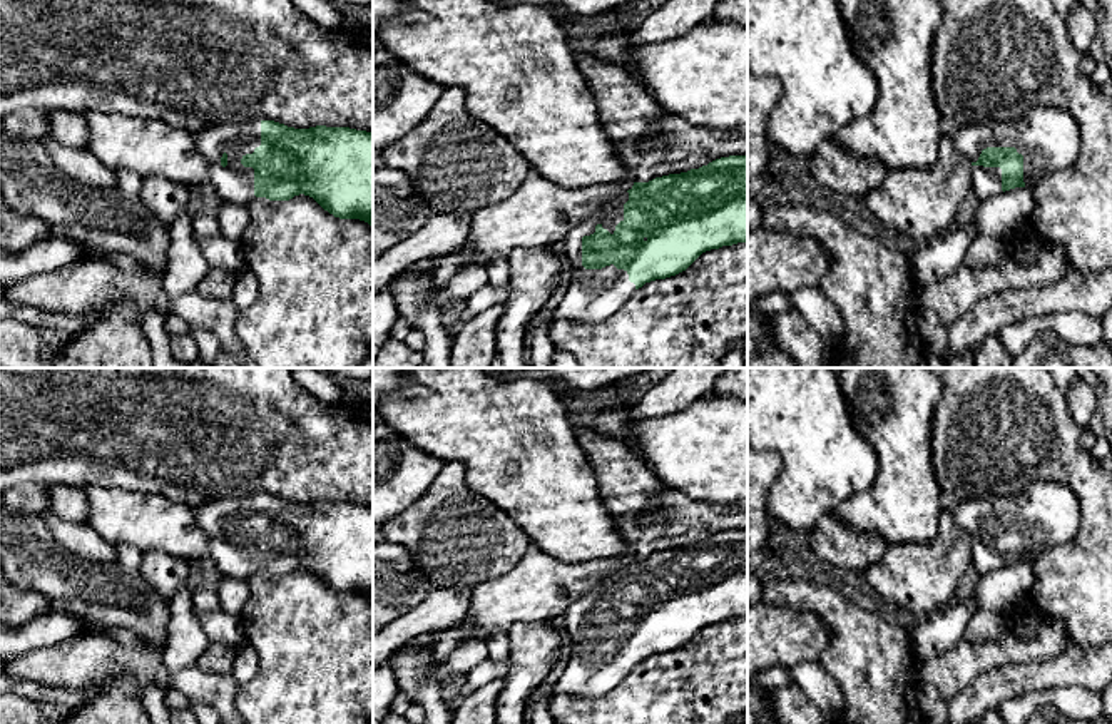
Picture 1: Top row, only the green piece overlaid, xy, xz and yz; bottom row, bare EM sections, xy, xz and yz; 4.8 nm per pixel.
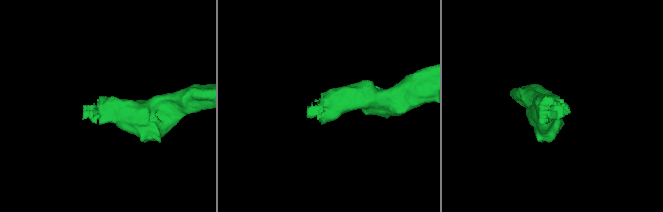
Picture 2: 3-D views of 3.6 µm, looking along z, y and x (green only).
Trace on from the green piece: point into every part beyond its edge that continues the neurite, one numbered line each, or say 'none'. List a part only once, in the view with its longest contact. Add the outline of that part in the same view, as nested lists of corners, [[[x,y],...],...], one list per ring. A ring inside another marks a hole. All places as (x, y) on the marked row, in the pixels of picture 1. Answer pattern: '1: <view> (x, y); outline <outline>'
1: xz (594, 295); outline [[[629,192],[604,204],[595,214],[579,222],[569,231],[560,244],[560,251],[572,264],[572,283],[553,311],[553,321],[569,319],[584,324],[600,323],[617,313],[635,293],[635,284],[629,281],[624,269],[614,264],[602,269],[585,269],[582,266],[582,237],[595,232],[600,224],[610,234],[624,221],[624,204]]]

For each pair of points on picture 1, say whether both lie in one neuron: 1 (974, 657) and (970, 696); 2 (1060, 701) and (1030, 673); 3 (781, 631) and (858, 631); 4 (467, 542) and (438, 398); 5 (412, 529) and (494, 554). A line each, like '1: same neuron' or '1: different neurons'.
1: different neurons
2: different neurons
3: different neurons
4: different neurons
5: same neuron

